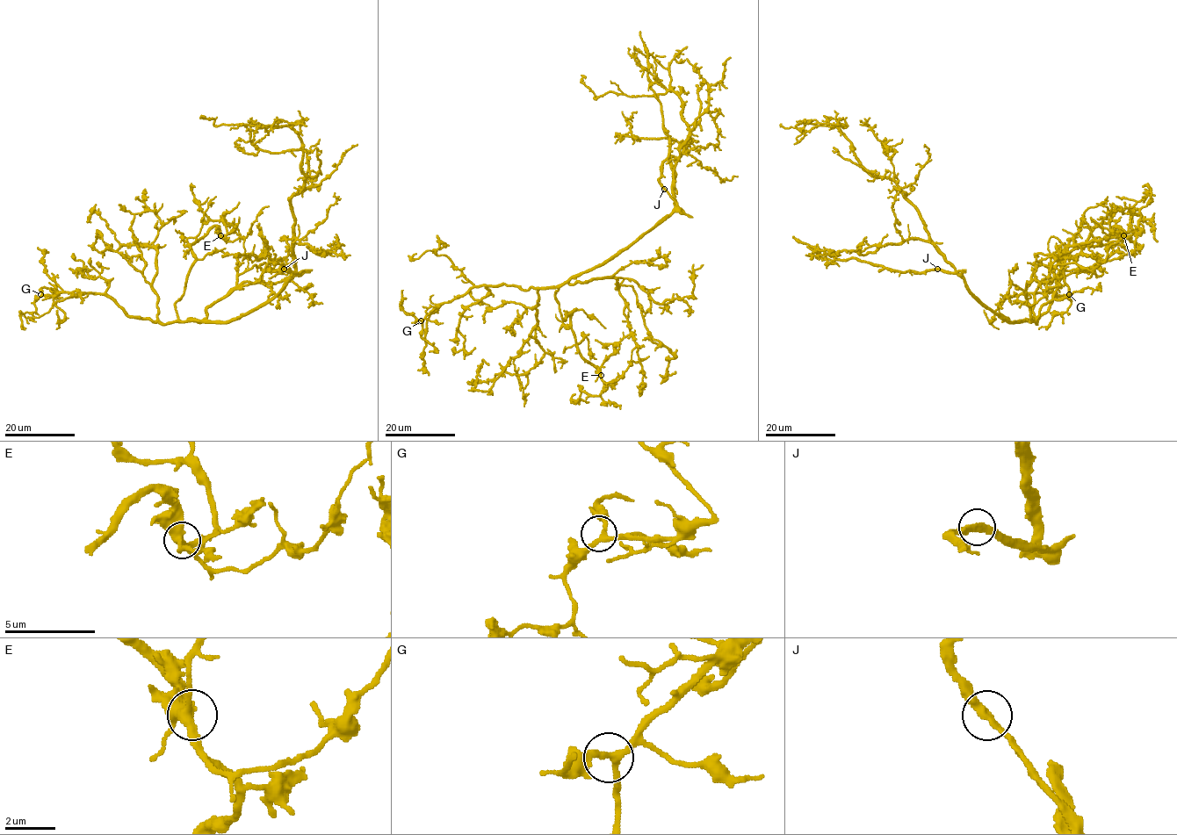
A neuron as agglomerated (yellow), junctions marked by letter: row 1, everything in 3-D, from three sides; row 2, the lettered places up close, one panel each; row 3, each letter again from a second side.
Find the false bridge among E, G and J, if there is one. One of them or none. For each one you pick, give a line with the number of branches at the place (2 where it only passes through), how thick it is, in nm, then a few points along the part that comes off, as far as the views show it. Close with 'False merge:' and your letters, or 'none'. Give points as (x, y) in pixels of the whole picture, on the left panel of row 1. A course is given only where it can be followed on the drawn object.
False merge: none

